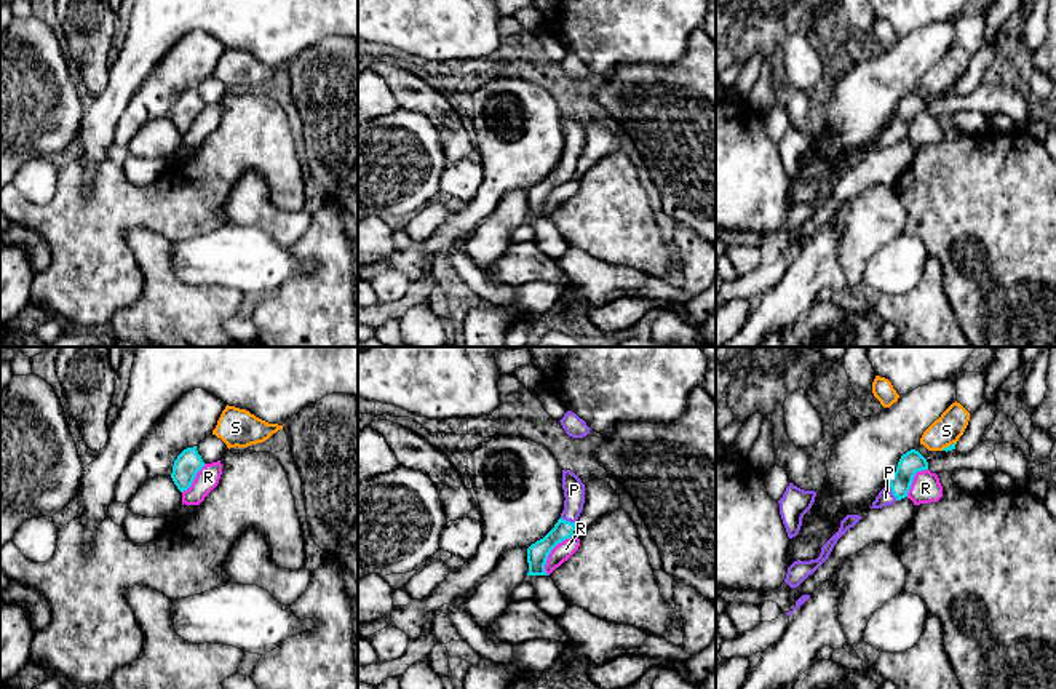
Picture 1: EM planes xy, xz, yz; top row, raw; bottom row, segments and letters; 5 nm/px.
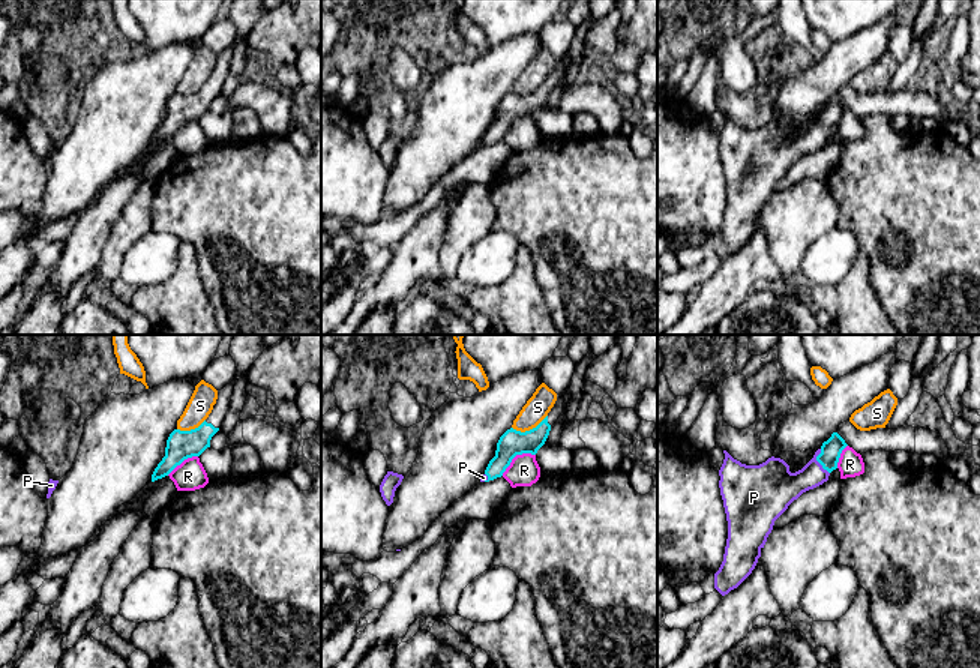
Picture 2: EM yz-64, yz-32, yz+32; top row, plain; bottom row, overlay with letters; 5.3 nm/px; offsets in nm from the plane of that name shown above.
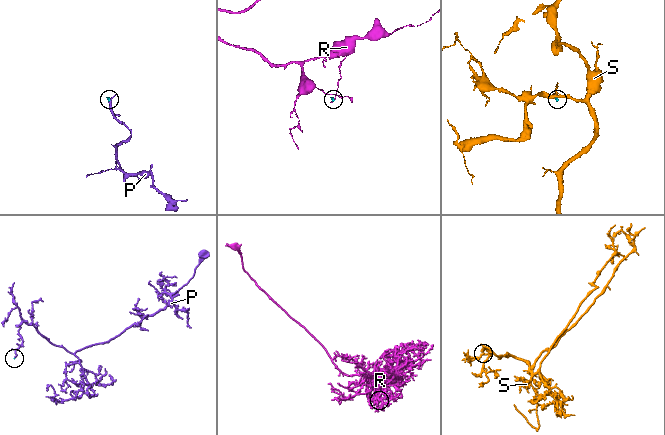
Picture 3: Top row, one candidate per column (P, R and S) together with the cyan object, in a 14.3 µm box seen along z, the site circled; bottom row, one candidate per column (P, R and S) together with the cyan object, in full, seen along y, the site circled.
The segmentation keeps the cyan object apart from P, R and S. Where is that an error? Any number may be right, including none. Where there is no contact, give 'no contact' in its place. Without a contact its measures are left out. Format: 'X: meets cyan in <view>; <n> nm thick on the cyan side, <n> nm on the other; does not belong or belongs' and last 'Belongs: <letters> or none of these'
P: meets cyan in yz; 120 nm thick on the cyan side, 80 nm on the other; belongs
R: meets cyan in xz; 110 nm thick on the cyan side, 90 nm on the other; does not belong
S: meets cyan in yz; 30 nm thick on the cyan side, 150 nm on the other; does not belong
Belongs: P

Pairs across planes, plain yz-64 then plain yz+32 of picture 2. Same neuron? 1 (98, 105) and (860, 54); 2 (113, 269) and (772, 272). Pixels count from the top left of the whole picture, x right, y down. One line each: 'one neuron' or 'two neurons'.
1: one neuron
2: two neurons

